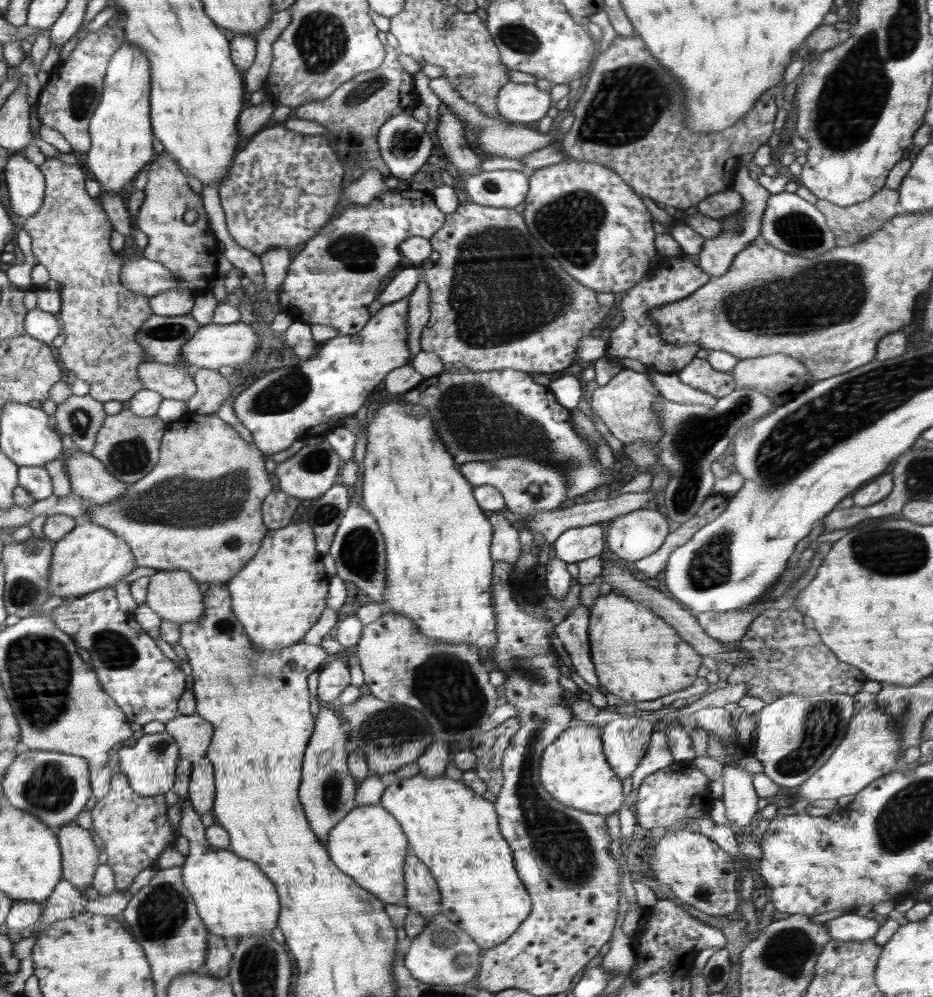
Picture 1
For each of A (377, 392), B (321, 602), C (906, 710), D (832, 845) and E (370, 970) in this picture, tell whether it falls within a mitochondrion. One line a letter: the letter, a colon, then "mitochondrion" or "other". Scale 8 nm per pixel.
A: other
B: other
C: mitochondrion
D: other
E: other

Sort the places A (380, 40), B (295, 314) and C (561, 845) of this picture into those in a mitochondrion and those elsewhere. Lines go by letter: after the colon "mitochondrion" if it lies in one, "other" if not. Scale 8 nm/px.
A: other
B: other
C: mitochondrion

